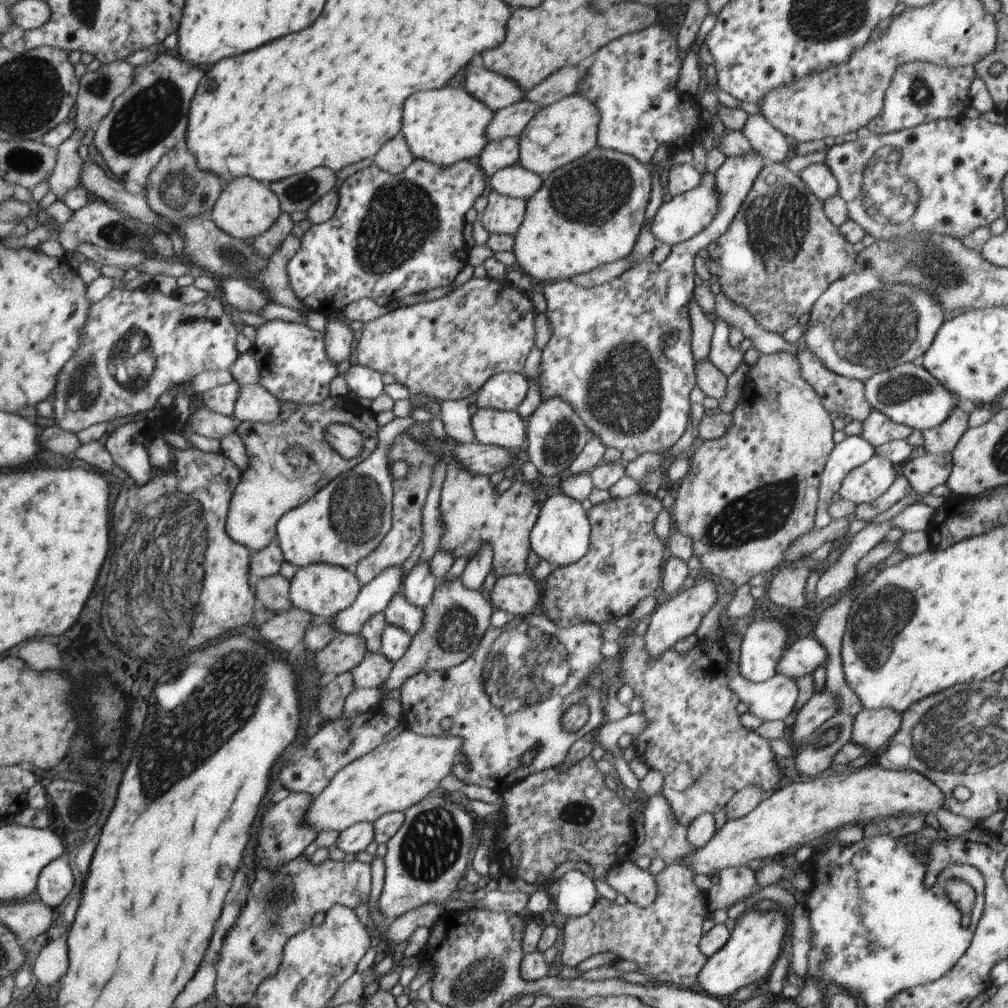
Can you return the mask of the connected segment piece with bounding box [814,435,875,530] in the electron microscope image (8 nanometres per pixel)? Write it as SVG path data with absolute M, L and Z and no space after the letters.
M848 435L842 442L835 444L820 477L819 502L814 516L816 530L822 530L832 521L828 508L844 478L854 467L858 468L874 455L875 446L862 435Z

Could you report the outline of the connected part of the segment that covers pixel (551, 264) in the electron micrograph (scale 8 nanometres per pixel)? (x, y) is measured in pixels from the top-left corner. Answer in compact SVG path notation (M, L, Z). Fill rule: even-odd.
M597 146L582 158L557 168L544 177L542 188L527 199L524 220L515 234L512 250L517 268L531 276L534 283L554 282L628 257L645 223L651 192L651 174L647 165L613 149Z

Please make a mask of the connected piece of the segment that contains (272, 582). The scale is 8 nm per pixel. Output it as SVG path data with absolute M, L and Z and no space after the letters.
M280 572L274 576L266 576L254 581L256 584L256 600L268 610L280 613L290 610L293 604L290 602L290 583Z

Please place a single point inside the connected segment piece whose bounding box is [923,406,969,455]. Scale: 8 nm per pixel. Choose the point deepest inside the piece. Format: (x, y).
(942, 439)

